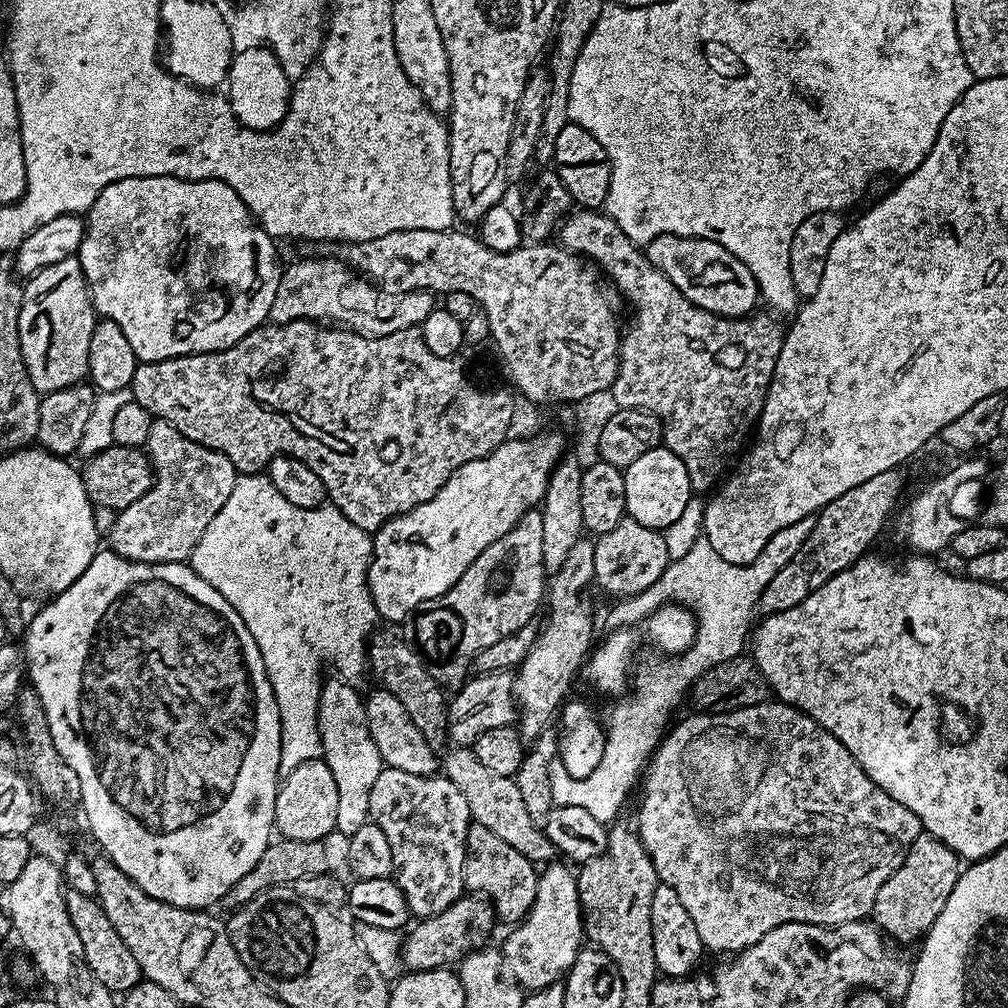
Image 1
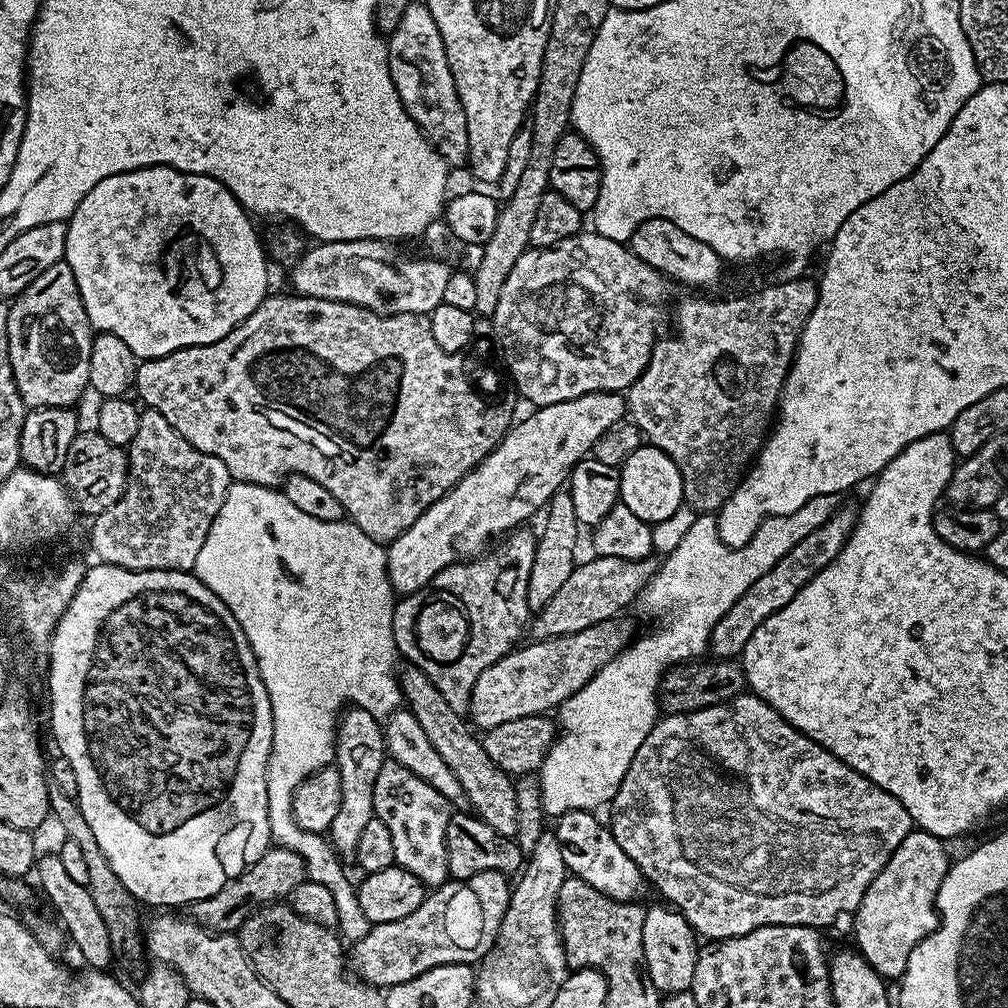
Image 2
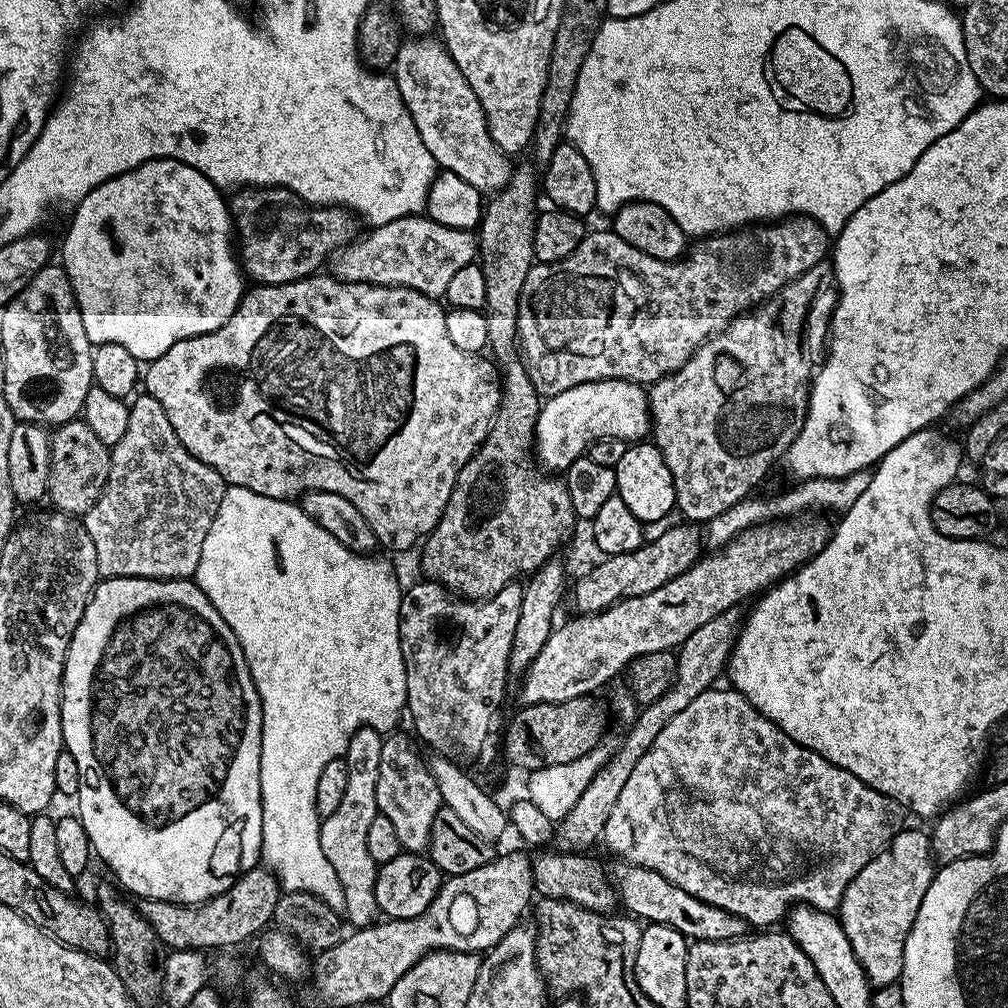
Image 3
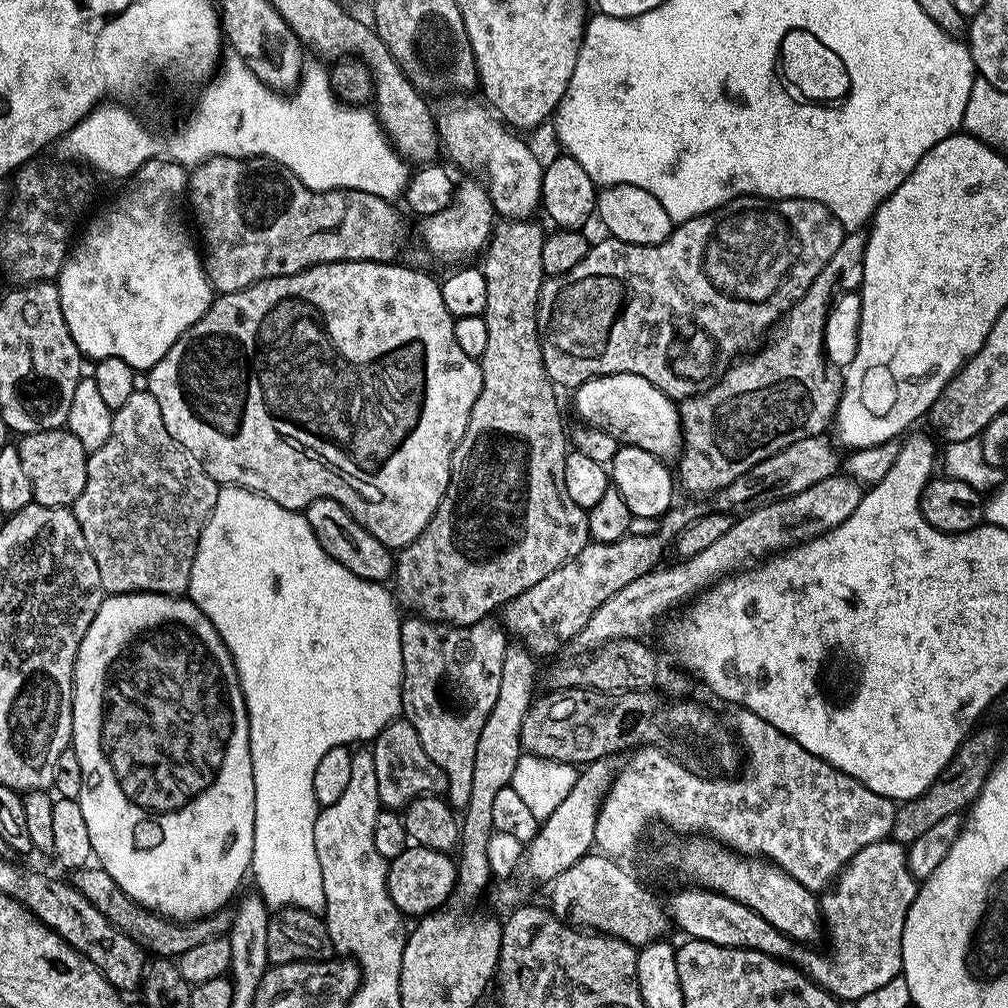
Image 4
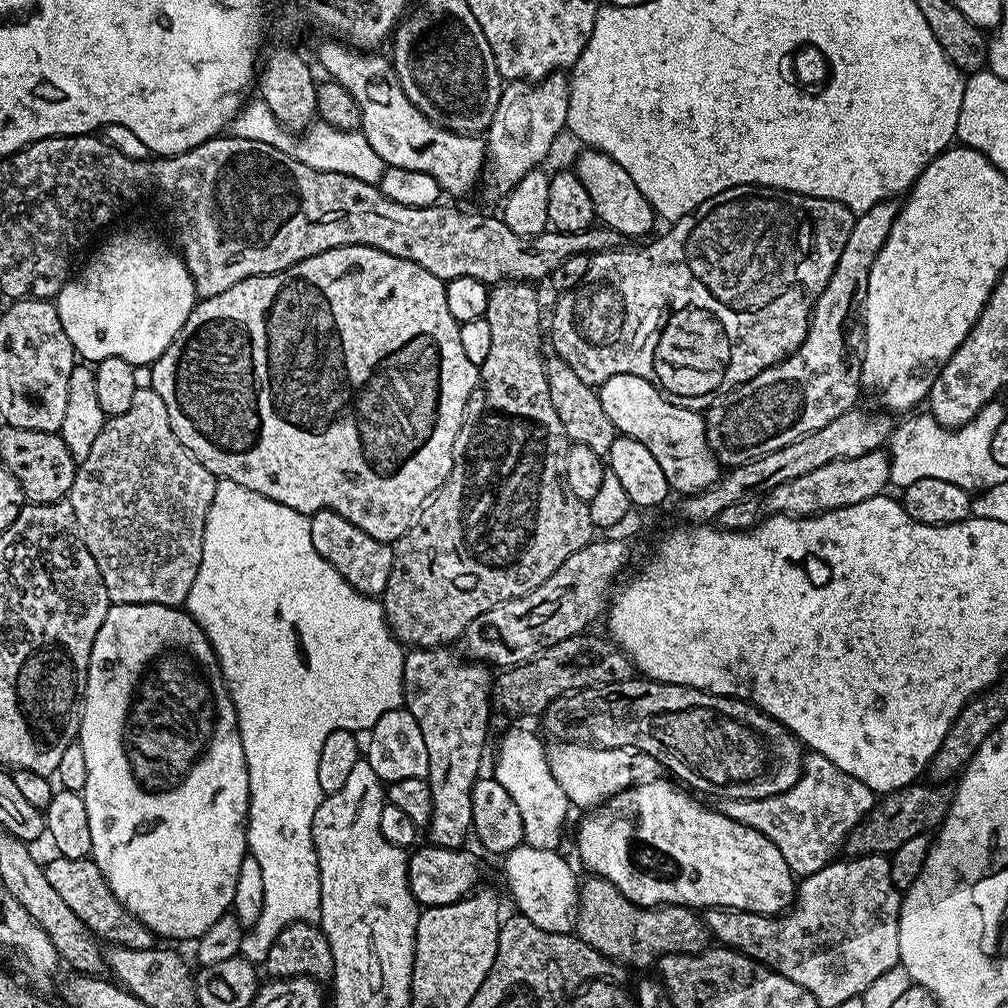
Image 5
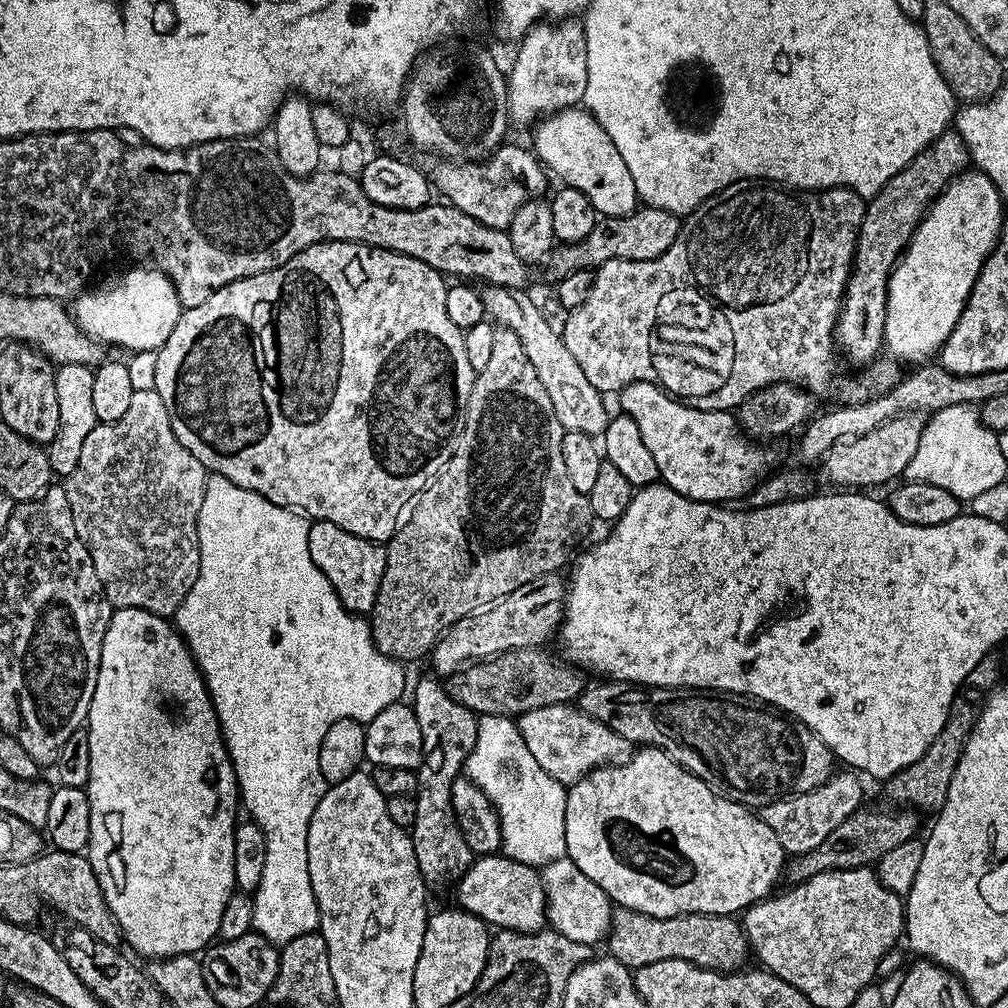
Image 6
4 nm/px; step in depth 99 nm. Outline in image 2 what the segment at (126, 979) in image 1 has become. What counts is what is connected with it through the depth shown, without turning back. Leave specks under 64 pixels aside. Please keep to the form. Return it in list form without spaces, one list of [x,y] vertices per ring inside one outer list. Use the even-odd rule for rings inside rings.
[[[58,854],[52,856],[41,855],[36,861],[34,869],[34,877],[40,883],[40,888],[44,891],[46,899],[52,903],[52,908],[55,919],[62,925],[63,931],[66,933],[70,944],[80,951],[80,956],[85,960],[87,967],[92,970],[104,970],[109,966],[108,963],[113,963],[114,957],[112,947],[110,946],[110,933],[106,930],[106,922],[102,922],[102,914],[98,914],[98,906],[94,906],[94,898],[90,898],[90,890],[87,884],[79,884],[74,882],[74,878],[70,878],[69,872],[62,866],[62,858]]]

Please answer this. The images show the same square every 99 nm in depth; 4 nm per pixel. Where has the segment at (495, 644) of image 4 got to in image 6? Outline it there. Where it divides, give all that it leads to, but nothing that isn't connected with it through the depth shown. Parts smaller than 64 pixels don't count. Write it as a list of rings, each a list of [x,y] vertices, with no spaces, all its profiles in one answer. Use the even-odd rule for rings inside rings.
[[[439,679],[420,680],[413,690],[410,707],[418,718],[422,730],[424,756],[420,767],[415,769],[416,791],[414,799],[414,826],[410,829],[414,858],[418,858],[418,870],[424,876],[425,889],[433,893],[443,888],[451,889],[471,866],[474,853],[464,841],[464,835],[452,809],[452,784],[461,775],[464,761],[476,741],[477,713],[454,702],[448,696],[448,689]],[[440,683],[440,684],[439,684]],[[433,888],[433,889],[432,889]]]

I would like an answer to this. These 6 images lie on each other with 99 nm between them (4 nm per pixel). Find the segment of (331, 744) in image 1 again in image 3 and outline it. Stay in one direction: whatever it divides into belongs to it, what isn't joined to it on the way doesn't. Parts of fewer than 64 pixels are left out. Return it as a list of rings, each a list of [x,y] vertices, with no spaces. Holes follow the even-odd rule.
[[[359,728],[352,735],[350,746],[343,757],[350,770],[350,778],[346,781],[346,795],[342,798],[342,806],[338,806],[334,814],[323,817],[320,822],[322,854],[326,854],[330,866],[334,866],[334,874],[338,874],[338,882],[342,882],[342,894],[346,898],[343,915],[347,923],[352,923],[357,929],[371,925],[378,916],[374,898],[378,866],[374,858],[370,858],[370,850],[366,847],[366,834],[370,831],[370,822],[374,822],[378,814],[378,757],[382,755],[383,741],[384,736],[373,728]]]

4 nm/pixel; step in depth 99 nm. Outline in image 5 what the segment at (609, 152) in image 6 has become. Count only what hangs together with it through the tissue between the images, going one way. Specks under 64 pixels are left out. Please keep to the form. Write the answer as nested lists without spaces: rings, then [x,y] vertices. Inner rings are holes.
[[[584,150],[576,160],[574,171],[582,186],[586,186],[586,194],[590,194],[590,202],[594,202],[596,220],[603,227],[613,228],[624,238],[644,235],[647,237],[647,232],[658,224],[655,210],[642,194],[642,190],[638,190],[634,178],[630,178],[628,171],[605,152]]]

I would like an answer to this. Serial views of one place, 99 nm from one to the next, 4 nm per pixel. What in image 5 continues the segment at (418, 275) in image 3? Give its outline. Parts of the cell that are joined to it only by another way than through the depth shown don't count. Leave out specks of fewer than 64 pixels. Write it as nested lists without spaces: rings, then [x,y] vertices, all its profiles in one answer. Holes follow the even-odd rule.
[[[553,74],[539,82],[508,82],[501,87],[498,110],[494,110],[494,122],[490,122],[486,133],[490,191],[507,194],[525,172],[543,165],[540,163],[547,158],[556,135],[563,133],[568,123],[569,89],[569,77],[564,74]]]

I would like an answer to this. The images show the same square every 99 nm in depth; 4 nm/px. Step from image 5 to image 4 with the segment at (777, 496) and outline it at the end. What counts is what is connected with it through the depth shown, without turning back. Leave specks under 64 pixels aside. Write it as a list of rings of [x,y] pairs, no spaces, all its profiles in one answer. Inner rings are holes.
[[[837,474],[822,478],[822,482],[814,482],[814,486],[790,498],[770,502],[758,510],[733,519],[730,530],[700,553],[688,559],[677,559],[677,564],[672,564],[669,568],[657,566],[651,572],[642,574],[642,578],[634,578],[630,586],[622,586],[622,590],[606,598],[606,602],[594,610],[590,622],[586,622],[580,631],[578,644],[587,650],[595,650],[610,640],[643,637],[643,632],[650,631],[659,616],[666,615],[675,604],[683,605],[691,601],[717,580],[747,569],[773,554],[795,548],[846,522],[846,518],[858,510],[858,502],[862,502],[864,494],[865,489],[860,482],[852,480],[848,475]]]

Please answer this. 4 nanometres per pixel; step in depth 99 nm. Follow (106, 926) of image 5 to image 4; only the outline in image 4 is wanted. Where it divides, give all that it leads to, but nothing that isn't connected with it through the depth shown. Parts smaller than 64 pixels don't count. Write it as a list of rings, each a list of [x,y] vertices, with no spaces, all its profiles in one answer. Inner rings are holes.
[[[99,866],[77,868],[71,876],[73,888],[80,891],[114,927],[122,930],[126,938],[156,958],[179,958],[186,954],[186,950],[206,942],[206,938],[225,935],[232,926],[232,917],[224,910],[213,912],[211,916],[204,916],[200,920],[169,920],[158,912],[151,912],[146,906],[134,902],[134,898],[130,898],[130,894],[126,894],[126,890],[122,890],[122,886],[118,886],[118,882],[114,882],[114,878],[110,878],[110,874],[106,874],[106,870]]]

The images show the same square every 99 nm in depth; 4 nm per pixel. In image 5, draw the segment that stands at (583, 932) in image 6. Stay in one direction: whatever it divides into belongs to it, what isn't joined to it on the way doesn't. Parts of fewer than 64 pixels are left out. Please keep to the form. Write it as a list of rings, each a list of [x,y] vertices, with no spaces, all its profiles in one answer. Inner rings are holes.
[[[519,844],[503,857],[504,876],[508,879],[508,892],[516,903],[515,911],[530,918],[538,930],[571,933],[580,909],[580,884],[568,860],[555,848],[531,848]]]

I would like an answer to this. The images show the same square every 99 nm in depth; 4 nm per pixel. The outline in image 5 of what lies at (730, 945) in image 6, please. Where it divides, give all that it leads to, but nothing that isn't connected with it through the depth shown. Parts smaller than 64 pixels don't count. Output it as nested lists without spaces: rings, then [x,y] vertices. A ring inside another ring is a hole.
[[[595,874],[587,878],[588,881],[580,884],[580,909],[576,912],[574,932],[607,960],[620,966],[629,964],[632,968],[648,968],[663,956],[694,956],[709,947],[708,925],[693,909],[680,904],[644,908],[641,904],[630,902],[630,898],[626,898],[614,882]]]

